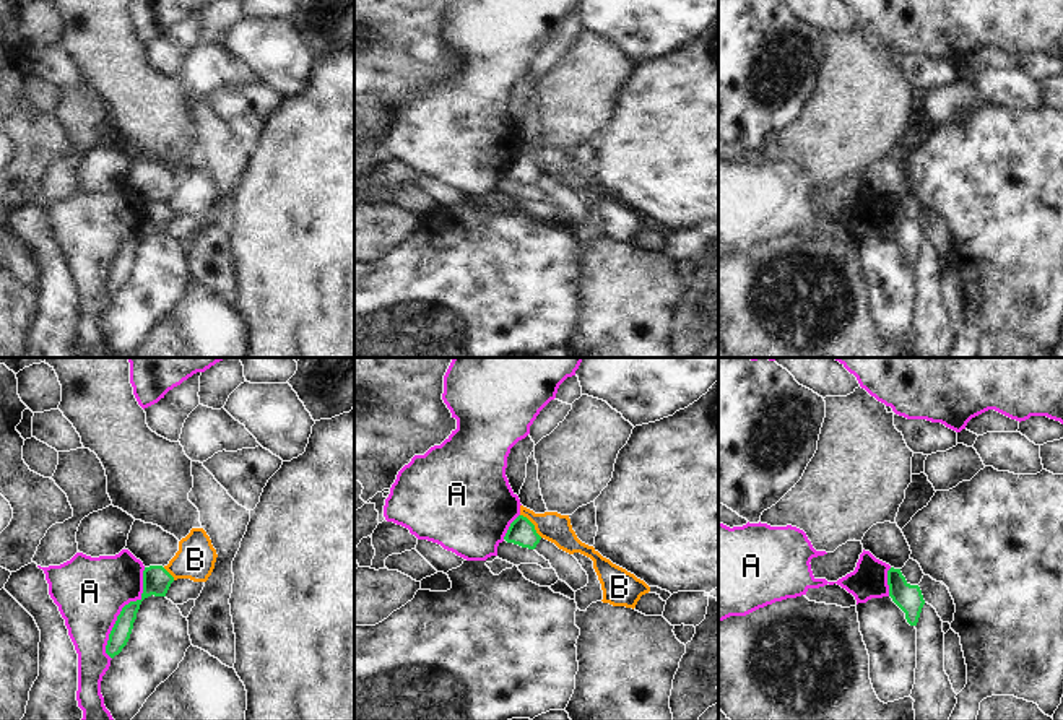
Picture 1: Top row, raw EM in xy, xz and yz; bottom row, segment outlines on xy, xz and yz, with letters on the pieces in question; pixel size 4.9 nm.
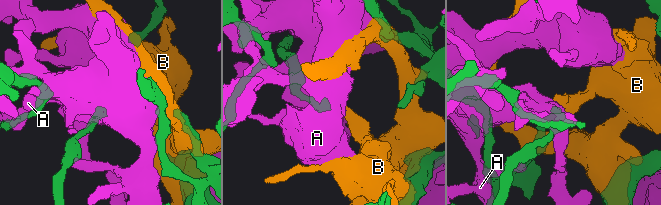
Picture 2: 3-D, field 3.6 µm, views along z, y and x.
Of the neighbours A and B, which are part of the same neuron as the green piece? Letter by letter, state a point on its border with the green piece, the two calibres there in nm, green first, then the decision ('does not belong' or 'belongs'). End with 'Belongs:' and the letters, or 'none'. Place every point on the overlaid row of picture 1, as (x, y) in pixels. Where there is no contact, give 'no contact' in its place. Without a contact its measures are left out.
A: contact xy (122, 610); calibres 140 and 360 nm; does not belong
B: contact xz (533, 525); calibres 130 and 140 nm; does not belong
Belongs: none

